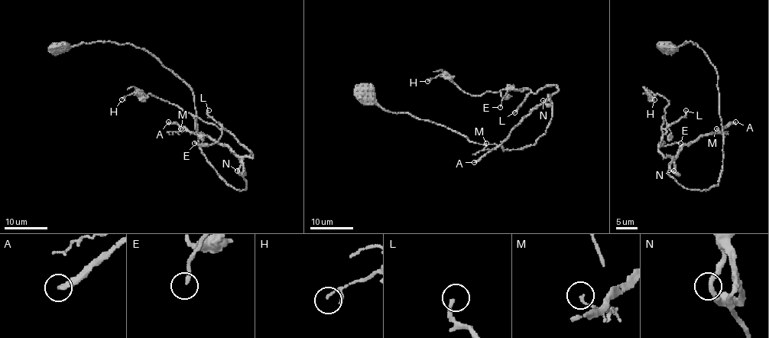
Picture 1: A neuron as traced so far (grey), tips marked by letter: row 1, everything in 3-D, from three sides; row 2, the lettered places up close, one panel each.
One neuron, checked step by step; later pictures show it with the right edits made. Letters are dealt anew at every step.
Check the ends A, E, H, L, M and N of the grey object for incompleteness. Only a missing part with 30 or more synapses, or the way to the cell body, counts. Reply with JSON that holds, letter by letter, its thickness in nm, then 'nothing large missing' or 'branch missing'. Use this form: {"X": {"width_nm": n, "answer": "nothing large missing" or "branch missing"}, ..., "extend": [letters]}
{"A": {"width_nm": 300, "answer": "branch missing"}, "E": {"width_nm": 180, "answer": "nothing large missing"}, "H": {"width_nm": 100, "answer": "nothing large missing"}, "L": {"width_nm": 170, "answer": "branch missing"}, "M": {"width_nm": 130, "answer": "nothing large missing"}, "N": {"width_nm": 260, "answer": "nothing large missing"}, "extend": ["A", "L"]}

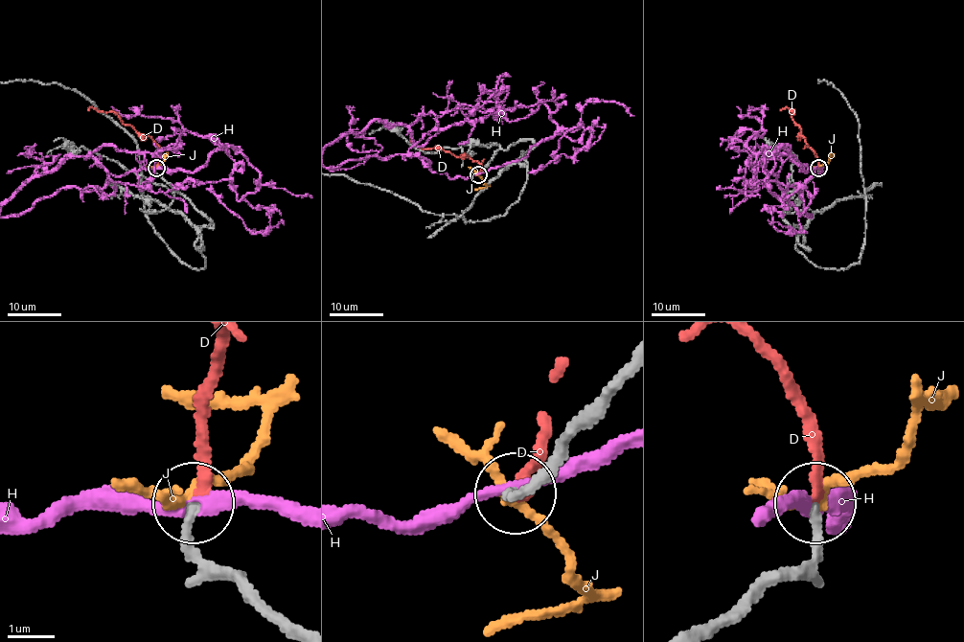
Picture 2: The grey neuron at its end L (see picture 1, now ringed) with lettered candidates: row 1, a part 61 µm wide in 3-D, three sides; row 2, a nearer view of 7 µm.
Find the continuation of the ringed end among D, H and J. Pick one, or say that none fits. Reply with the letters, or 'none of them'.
D

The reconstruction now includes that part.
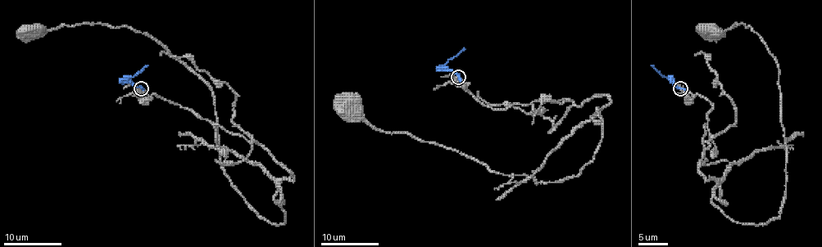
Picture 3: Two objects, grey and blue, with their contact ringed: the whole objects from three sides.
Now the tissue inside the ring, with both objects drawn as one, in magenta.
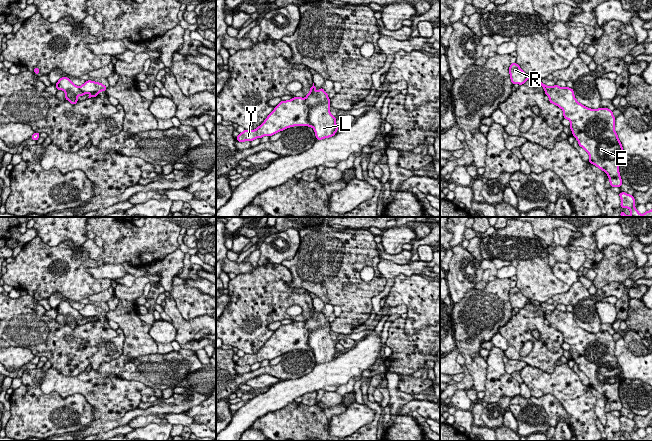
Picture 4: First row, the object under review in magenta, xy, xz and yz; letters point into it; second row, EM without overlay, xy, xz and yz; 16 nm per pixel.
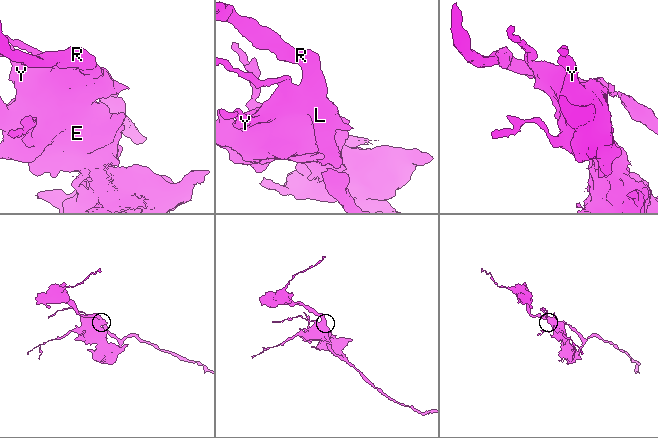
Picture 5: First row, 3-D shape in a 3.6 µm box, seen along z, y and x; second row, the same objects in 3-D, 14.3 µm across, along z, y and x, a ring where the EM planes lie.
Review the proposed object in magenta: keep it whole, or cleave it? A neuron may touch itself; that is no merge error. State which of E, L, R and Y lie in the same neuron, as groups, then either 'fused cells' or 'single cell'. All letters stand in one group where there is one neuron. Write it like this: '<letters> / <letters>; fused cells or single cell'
E L R Y; single cell

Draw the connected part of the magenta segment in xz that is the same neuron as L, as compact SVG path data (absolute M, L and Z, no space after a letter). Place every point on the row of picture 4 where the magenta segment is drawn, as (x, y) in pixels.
M313 83L305 98L294 97L280 101L264 122L255 130L244 130L236 140L239 142L253 141L263 136L272 136L293 126L312 127L317 140L335 135L339 129L336 117L330 113L330 99L323 87L317 92Z

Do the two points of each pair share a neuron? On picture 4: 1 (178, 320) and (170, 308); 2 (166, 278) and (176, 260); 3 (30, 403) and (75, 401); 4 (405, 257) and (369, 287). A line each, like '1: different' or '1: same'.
1: same
2: same
3: same
4: different

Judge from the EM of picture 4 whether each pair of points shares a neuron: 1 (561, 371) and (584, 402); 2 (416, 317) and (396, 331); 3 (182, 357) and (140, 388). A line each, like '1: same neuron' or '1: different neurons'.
1: same neuron
2: different neurons
3: different neurons

